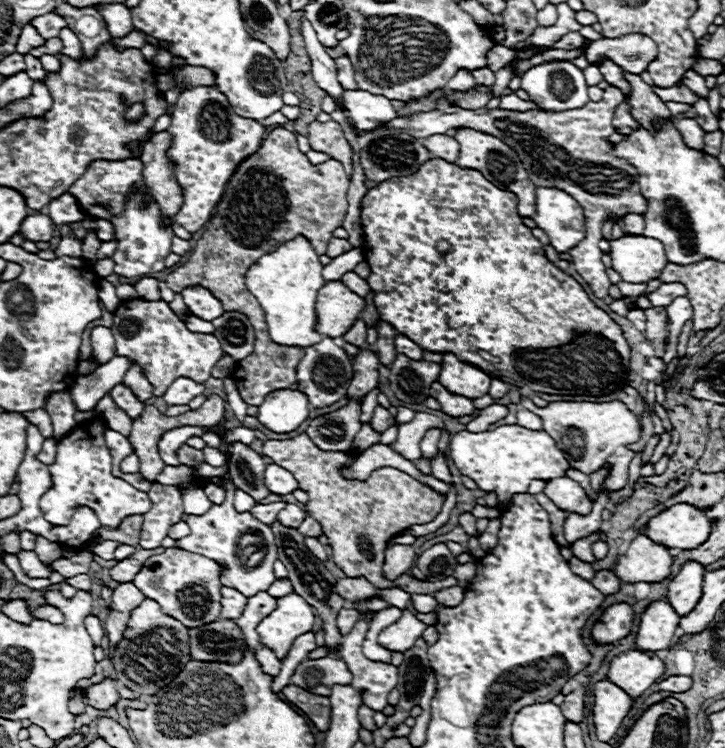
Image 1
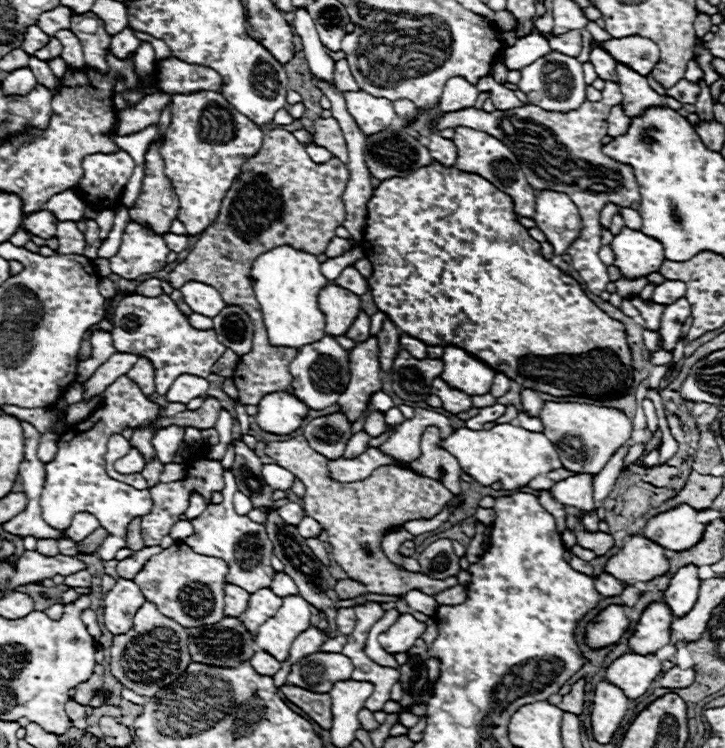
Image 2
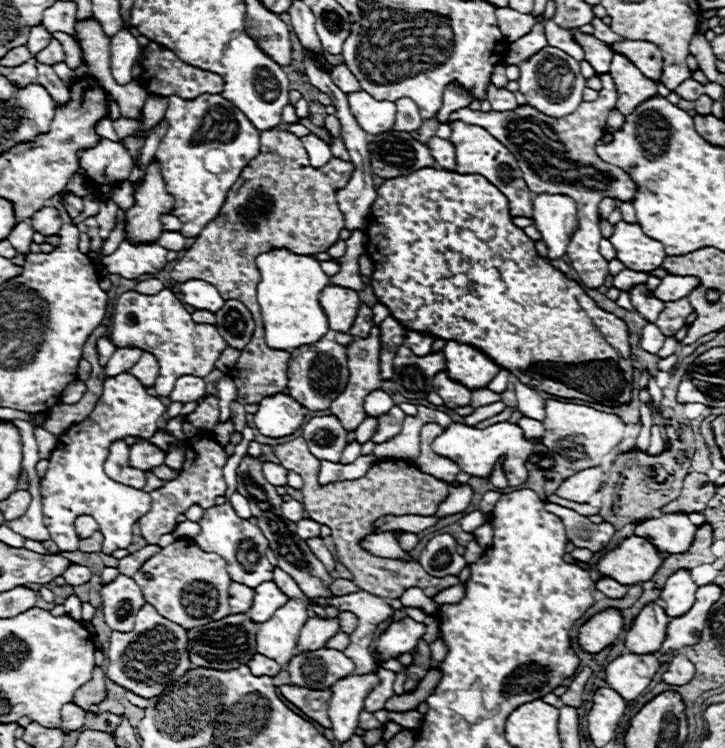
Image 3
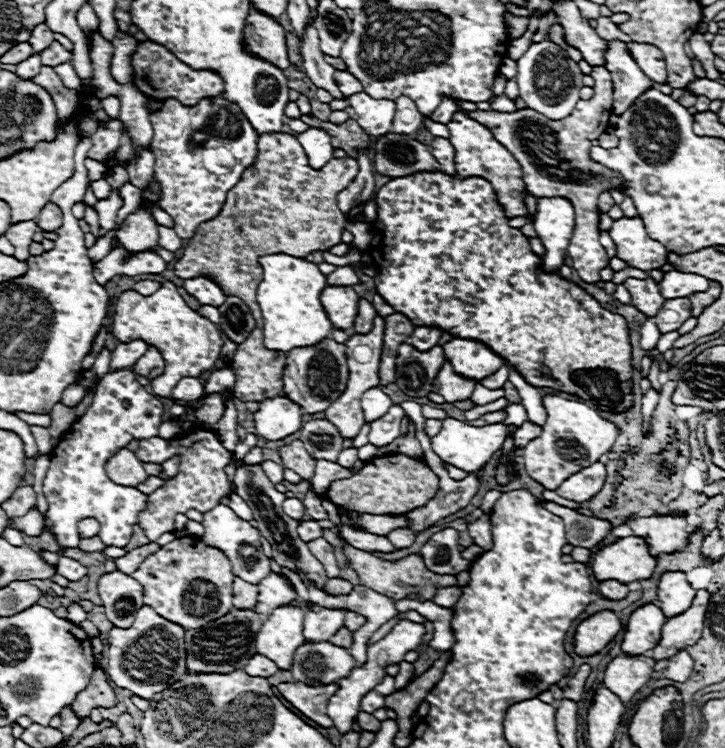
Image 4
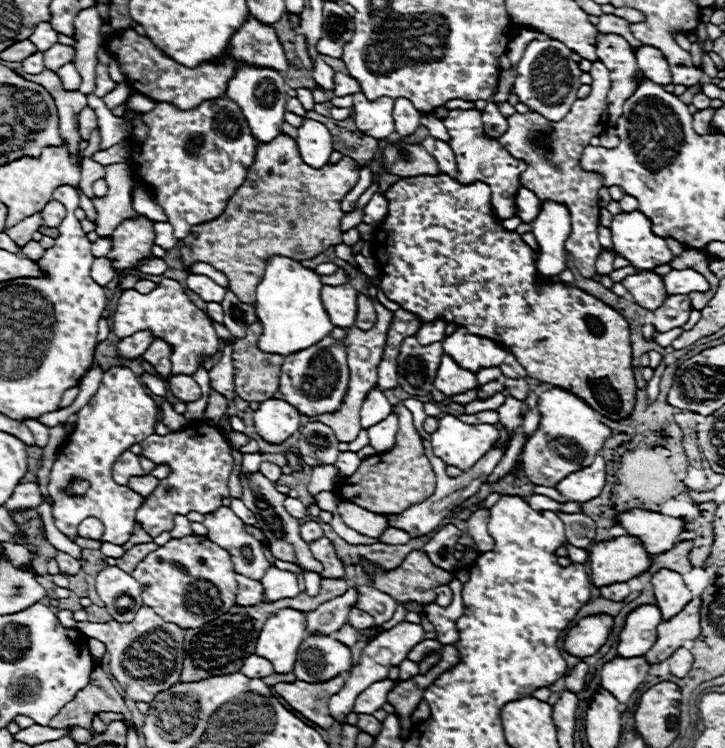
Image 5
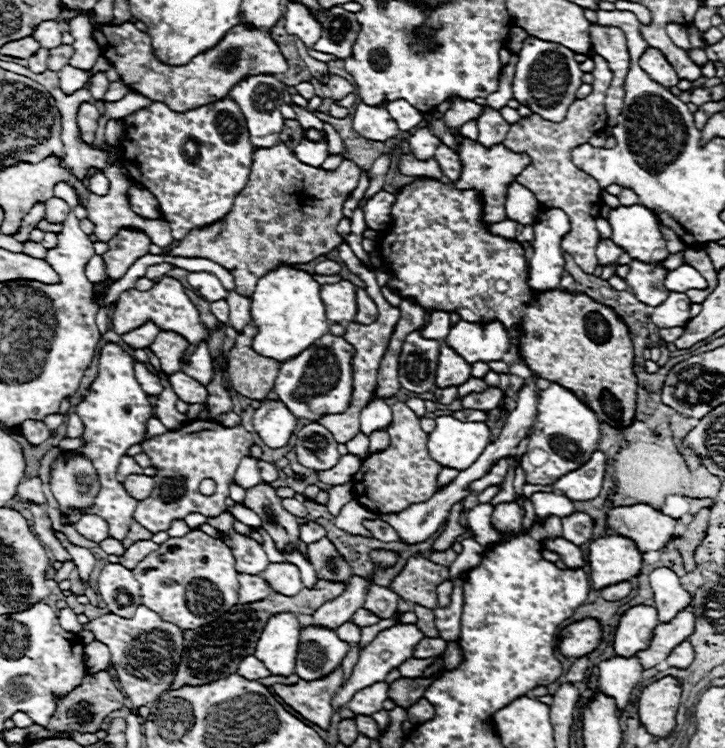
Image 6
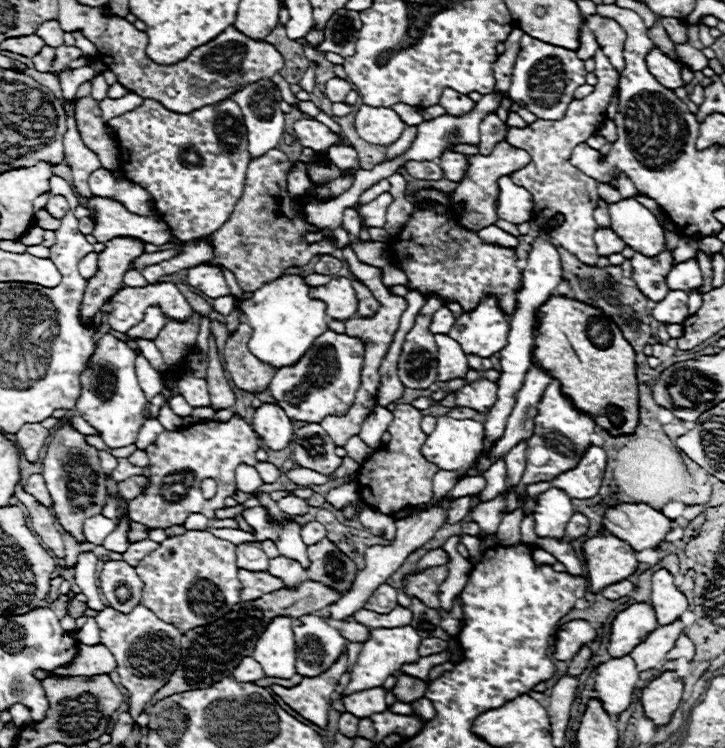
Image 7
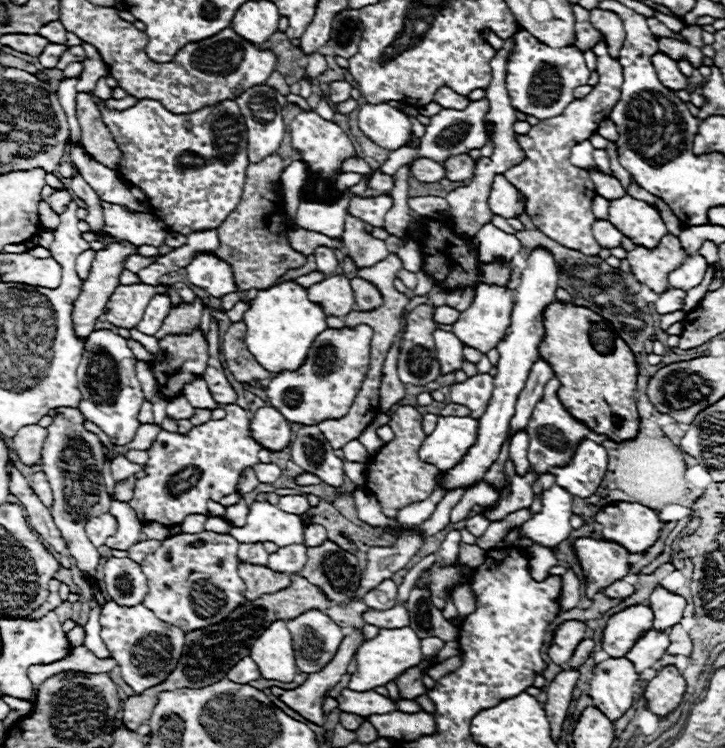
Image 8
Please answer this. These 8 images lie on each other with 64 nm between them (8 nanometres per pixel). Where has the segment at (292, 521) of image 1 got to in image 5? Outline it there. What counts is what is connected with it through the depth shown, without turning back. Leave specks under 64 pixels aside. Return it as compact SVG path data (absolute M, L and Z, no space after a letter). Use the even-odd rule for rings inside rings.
M286 498L284 500L284 508L286 508L286 512L290 512L290 516L294 516L294 518L304 518L306 514L308 514L308 510L306 510L306 506L298 500L298 498Z

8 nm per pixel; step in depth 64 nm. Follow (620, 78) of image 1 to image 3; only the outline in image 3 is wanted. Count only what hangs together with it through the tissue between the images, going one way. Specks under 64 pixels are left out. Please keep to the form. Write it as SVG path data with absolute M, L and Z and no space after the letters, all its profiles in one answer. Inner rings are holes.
M570 30L576 38L576 42L584 48L584 60L588 60L592 64L592 68L596 70L596 74L608 74L610 72L610 62L612 62L612 54L608 44L602 44L600 40L594 40L594 36L582 34L578 30Z

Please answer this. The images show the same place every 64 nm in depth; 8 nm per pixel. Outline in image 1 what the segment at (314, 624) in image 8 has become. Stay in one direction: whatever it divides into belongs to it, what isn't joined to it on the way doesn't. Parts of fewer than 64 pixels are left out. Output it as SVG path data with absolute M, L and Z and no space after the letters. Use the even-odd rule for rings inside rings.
M330 656L320 660L304 660L292 676L294 686L300 686L318 696L330 696L330 690L334 684L346 686L350 682L352 682L352 676L344 660L330 658Z

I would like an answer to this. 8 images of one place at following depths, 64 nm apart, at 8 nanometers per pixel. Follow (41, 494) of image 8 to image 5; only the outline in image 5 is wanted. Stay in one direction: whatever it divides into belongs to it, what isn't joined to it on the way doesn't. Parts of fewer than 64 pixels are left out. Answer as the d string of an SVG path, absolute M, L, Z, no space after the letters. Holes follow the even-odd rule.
M28 482L28 484L18 484L18 488L14 488L14 494L6 502L6 508L10 512L36 510L40 506L40 502L42 502L42 498L40 498L40 484L38 482Z

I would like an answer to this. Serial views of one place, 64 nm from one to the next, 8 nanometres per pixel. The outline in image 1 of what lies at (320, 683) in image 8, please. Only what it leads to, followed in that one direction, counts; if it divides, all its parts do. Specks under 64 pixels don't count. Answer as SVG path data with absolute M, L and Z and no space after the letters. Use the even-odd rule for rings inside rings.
M286 686L282 690L282 694L286 696L288 702L292 702L294 706L298 706L310 720L312 724L326 732L328 730L328 724L330 724L330 700L324 698L324 696L316 696L308 690L302 690L298 686Z

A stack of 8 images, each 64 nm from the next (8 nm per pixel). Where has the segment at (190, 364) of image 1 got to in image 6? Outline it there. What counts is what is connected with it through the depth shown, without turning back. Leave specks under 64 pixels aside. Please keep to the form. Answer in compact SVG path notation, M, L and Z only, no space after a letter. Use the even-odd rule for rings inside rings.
M164 276L160 282L154 284L154 288L150 288L146 292L140 292L140 290L132 288L132 290L122 292L120 298L116 300L116 308L114 308L114 314L112 314L112 330L116 334L122 336L122 334L142 326L148 320L152 320L160 328L168 328L174 322L174 332L180 334L182 338L186 338L188 344L190 344L182 354L182 362L186 362L194 354L194 350L198 348L198 344L202 340L210 338L210 328L206 328L204 322L200 320L200 312L192 304L192 300L186 296L182 284L174 278L168 278L168 276ZM137 362L134 366L135 376L139 384L150 394L150 396L160 396L164 386L162 386L160 379L150 371L147 371L145 365Z

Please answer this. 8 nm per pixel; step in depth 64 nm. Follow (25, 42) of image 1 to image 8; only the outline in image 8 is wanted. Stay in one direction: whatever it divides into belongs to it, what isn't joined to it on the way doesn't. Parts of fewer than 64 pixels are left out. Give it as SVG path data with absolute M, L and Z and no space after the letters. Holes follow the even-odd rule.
M56 20L54 24L46 24L46 26L42 26L40 30L38 30L38 34L42 36L42 38L46 38L50 44L66 44L66 30L64 30L64 26Z

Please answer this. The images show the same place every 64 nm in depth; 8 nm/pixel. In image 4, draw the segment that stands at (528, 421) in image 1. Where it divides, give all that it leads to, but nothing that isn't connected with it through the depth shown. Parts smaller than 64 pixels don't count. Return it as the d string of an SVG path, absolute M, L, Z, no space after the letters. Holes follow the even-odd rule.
M526 420L526 422L518 428L518 432L514 434L514 444L520 446L520 448L524 448L530 440L534 440L536 436L540 436L540 432L542 432L542 426L536 426L536 424L532 424L532 422Z

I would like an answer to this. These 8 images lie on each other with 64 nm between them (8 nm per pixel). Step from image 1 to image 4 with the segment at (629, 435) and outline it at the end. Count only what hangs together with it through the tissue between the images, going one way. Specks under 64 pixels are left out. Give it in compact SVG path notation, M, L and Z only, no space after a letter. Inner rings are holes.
M564 394L544 396L544 408L548 418L546 424L542 426L542 436L528 442L528 446L524 448L524 454L534 456L534 460L526 462L526 470L538 472L540 482L546 488L556 490L558 484L562 482L562 476L566 480L566 476L572 476L574 472L600 460L600 456L604 456L612 448L620 430L616 424L604 420L594 408L586 406L584 402L568 400ZM548 474L552 474L552 478L546 478Z

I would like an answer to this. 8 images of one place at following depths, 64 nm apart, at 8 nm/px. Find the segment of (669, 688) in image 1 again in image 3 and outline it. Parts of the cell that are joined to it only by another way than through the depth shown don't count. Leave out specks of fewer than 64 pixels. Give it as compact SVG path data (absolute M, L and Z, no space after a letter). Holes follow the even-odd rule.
M672 656L668 670L662 674L662 682L684 686L684 684L690 682L692 676L694 676L694 664L690 660L686 660L686 658Z

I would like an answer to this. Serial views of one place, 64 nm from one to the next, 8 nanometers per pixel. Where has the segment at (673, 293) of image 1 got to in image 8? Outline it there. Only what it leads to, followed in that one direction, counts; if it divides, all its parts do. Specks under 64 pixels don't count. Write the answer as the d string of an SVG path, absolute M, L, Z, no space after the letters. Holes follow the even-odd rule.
M700 254L690 256L674 272L670 272L670 276L668 276L670 286L672 288L682 288L682 290L690 290L690 288L698 286L702 282L702 278L704 278L706 266L708 266L708 262Z

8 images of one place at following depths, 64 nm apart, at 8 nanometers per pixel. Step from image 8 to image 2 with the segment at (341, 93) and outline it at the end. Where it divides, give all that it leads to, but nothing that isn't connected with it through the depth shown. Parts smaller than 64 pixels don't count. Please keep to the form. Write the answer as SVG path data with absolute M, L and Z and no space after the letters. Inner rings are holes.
M346 58L336 62L336 70L334 70L334 84L338 90L342 92L350 92L350 90L358 90L358 84L354 82L354 76L350 72L350 66L346 62Z

